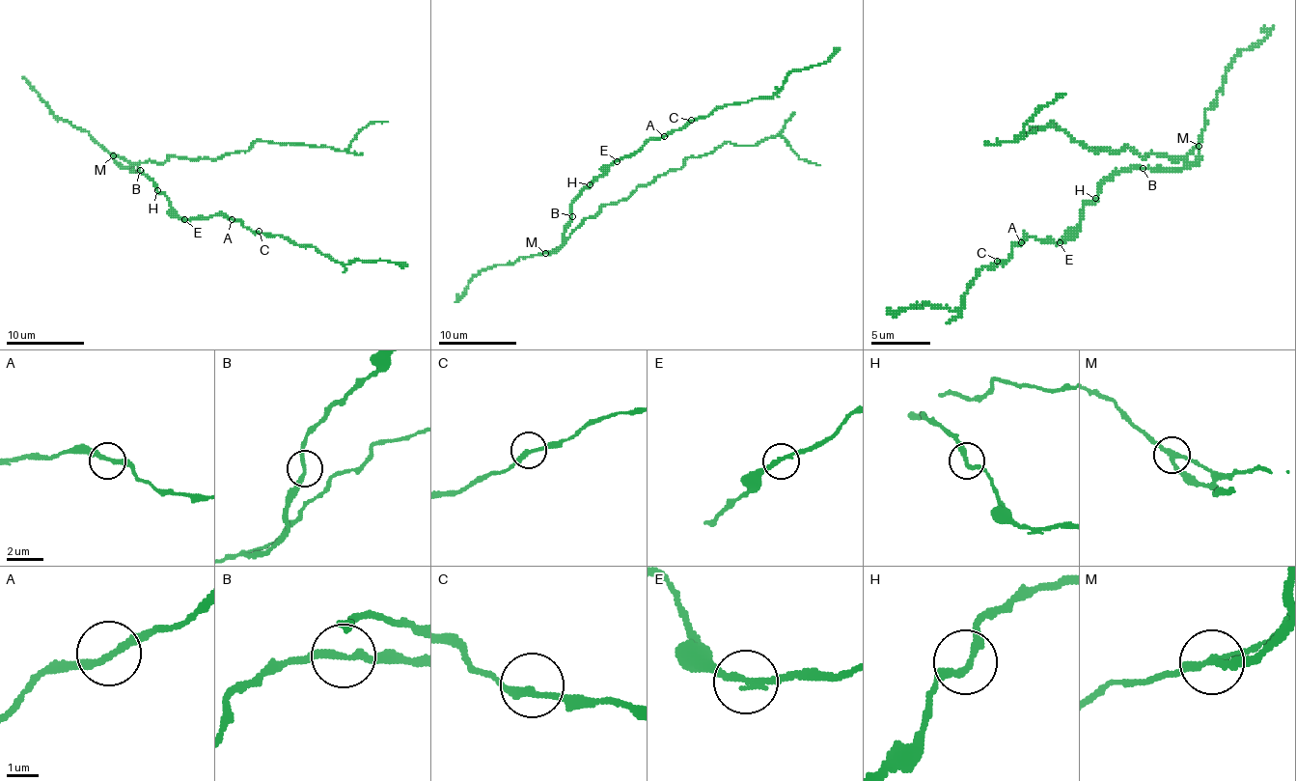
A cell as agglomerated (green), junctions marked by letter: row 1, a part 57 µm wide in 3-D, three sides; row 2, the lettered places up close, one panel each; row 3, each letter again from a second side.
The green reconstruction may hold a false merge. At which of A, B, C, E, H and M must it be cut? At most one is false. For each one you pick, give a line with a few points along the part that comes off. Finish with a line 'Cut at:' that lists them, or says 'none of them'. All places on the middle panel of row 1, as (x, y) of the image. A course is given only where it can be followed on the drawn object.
M: (544, 253), (603, 206), (729, 142), (758, 146), (777, 136), (800, 159), (820, 165)
Cut at: M

